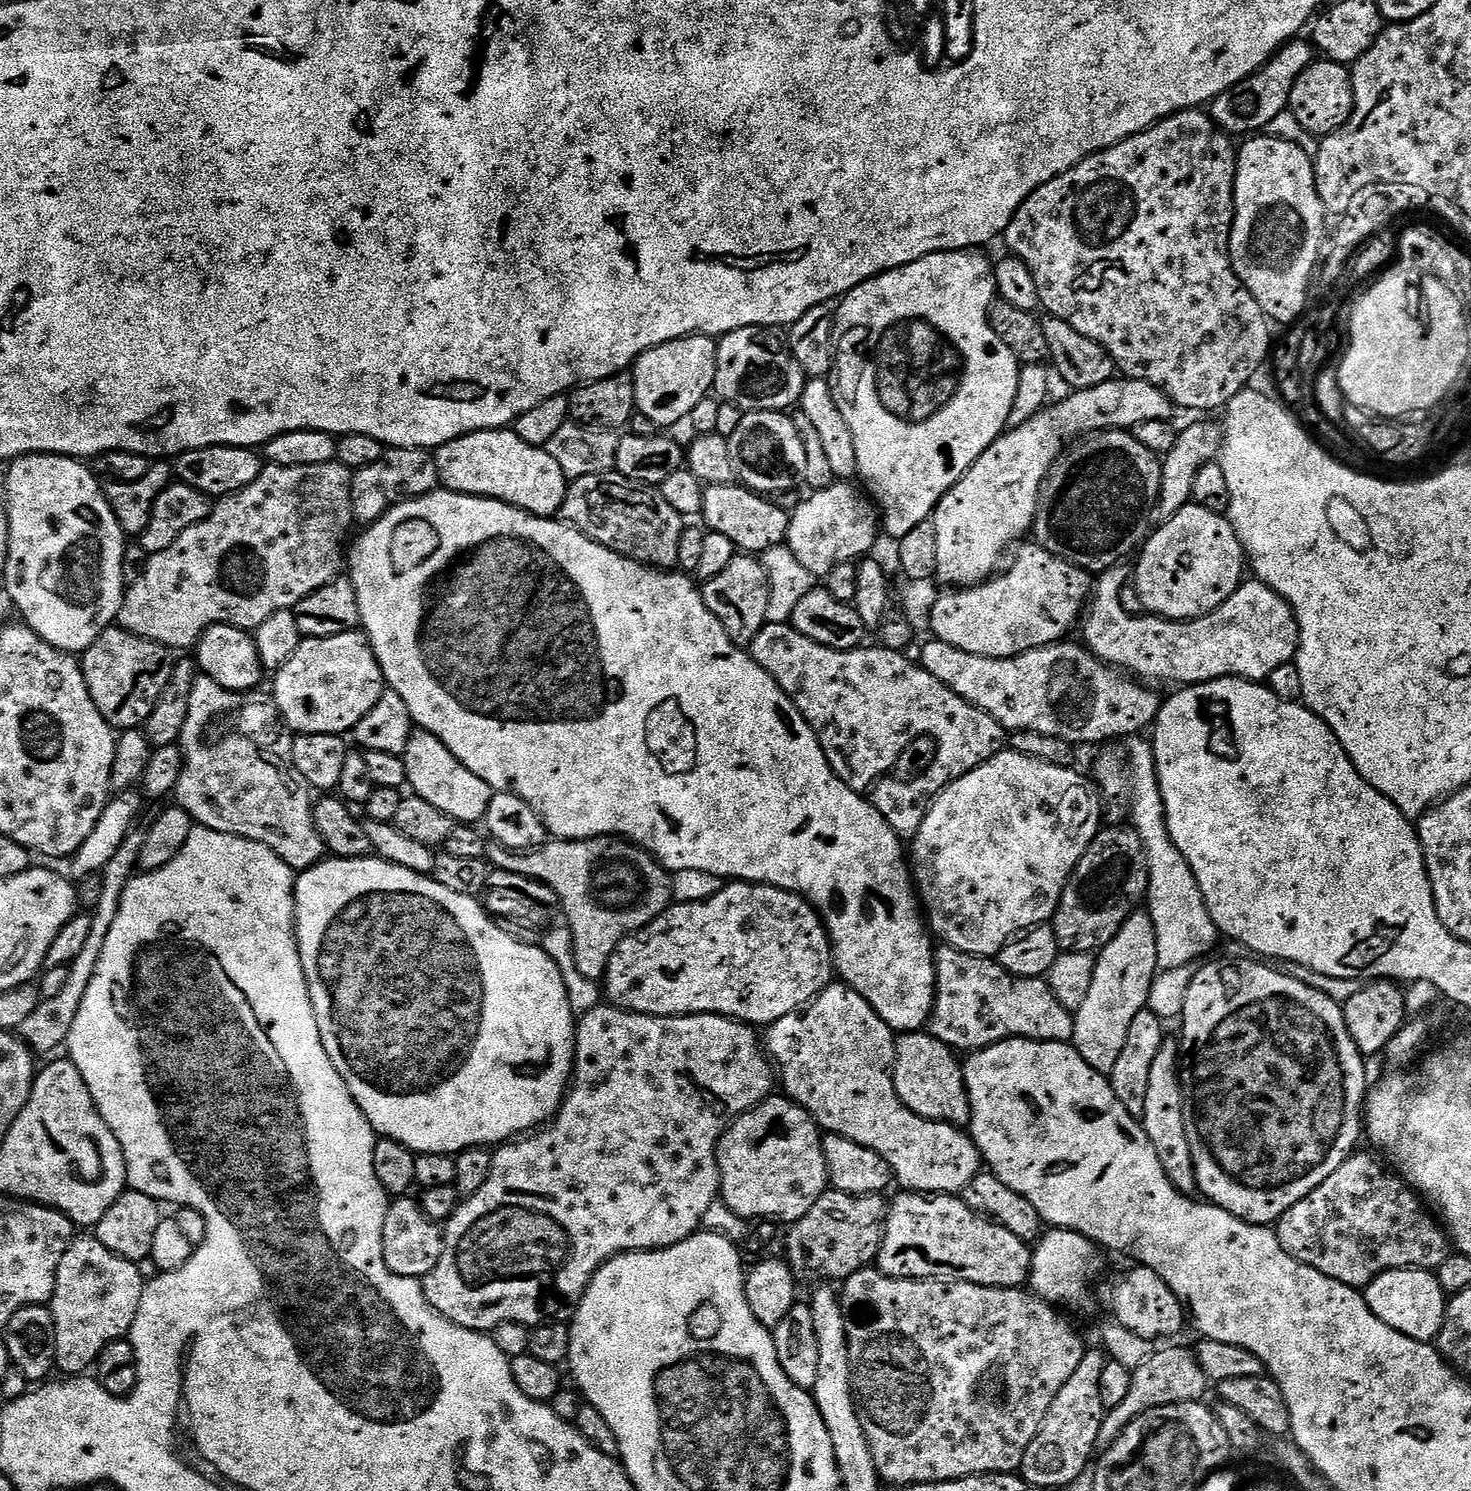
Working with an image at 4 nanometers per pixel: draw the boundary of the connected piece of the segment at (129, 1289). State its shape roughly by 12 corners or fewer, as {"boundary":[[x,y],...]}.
{"boundary":[[77,1235],[50,1307],[75,1378],[131,1333],[139,1263]]}

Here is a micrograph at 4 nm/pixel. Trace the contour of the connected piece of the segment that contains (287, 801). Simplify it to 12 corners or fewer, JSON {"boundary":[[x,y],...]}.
{"boundary":[[197,675],[175,803],[294,870],[326,849],[264,690]]}

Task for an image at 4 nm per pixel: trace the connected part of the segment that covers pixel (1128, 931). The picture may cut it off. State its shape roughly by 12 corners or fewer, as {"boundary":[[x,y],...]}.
{"boundary":[[1126,918],[1096,956],[1071,1043],[1111,1074],[1157,976],[1154,922]]}

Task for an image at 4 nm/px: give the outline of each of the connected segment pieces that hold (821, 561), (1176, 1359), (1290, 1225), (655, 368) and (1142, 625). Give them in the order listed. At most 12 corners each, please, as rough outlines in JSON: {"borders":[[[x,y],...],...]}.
{"borders":[[[834,482],[791,509],[786,545],[816,578],[872,552],[878,509]],[[1153,1351],[1130,1391],[1107,1409],[1111,1442],[1146,1410],[1205,1399],[1210,1381],[1195,1351]],[[1372,1156],[1274,1225],[1286,1254],[1361,1290],[1435,1270],[1449,1237]],[[710,336],[644,352],[630,369],[636,411],[670,426],[709,399]],[[1119,567],[1082,616],[1092,655],[1137,681],[1264,682],[1296,612],[1245,579],[1197,620],[1131,616]]]}

